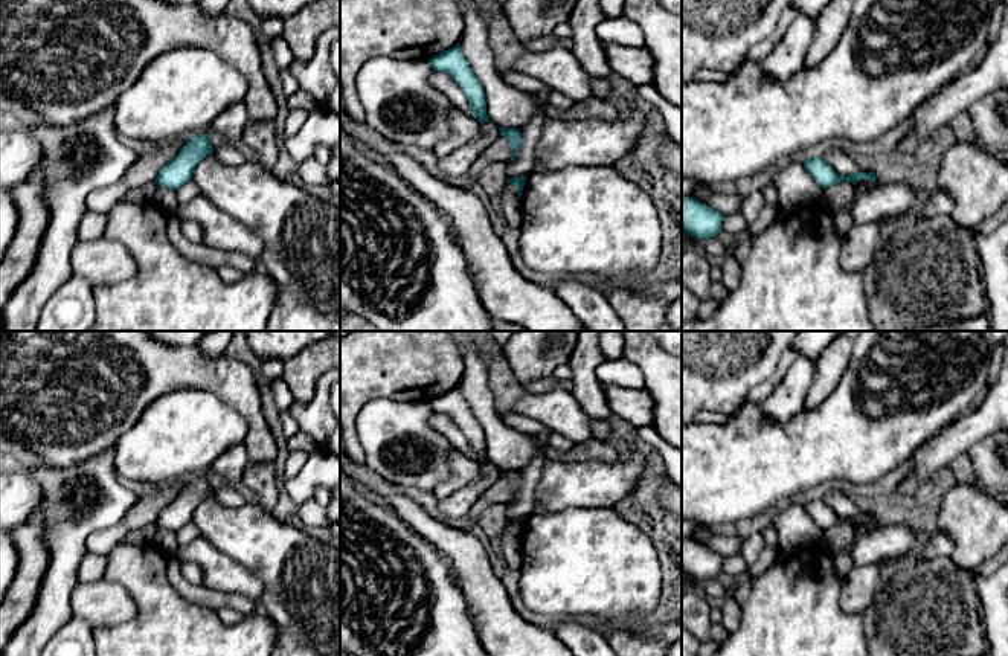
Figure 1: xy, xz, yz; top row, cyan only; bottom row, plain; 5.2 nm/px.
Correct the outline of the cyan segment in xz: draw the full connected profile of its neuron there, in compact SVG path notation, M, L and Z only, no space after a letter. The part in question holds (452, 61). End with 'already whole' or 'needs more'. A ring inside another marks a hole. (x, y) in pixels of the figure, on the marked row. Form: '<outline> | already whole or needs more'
M459 43L430 58L429 63L432 64L433 72L445 72L459 84L474 113L474 119L480 124L490 122L483 87L464 58Z | already whole

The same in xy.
M207 134L191 136L181 151L159 171L154 183L177 191L192 178L195 166L212 151Z | already whole

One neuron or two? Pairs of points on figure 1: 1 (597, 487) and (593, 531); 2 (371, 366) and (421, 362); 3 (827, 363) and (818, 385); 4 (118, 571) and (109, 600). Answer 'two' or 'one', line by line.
1: two
2: one
3: one
4: two

